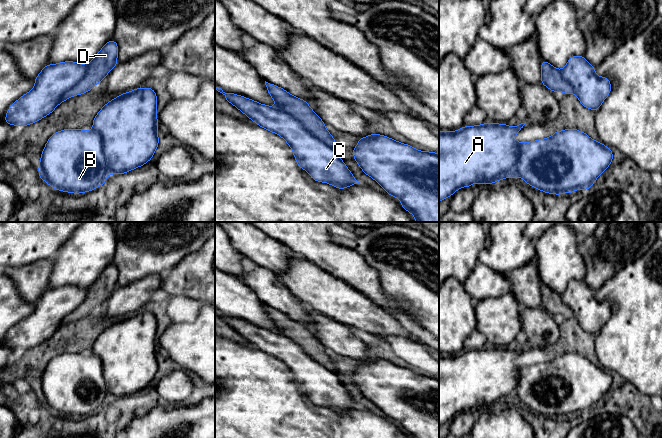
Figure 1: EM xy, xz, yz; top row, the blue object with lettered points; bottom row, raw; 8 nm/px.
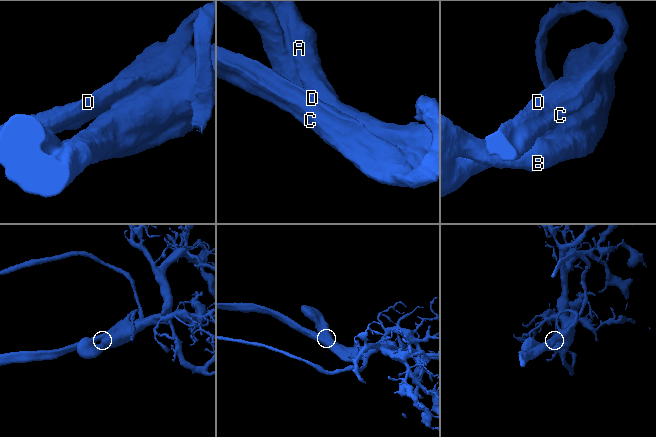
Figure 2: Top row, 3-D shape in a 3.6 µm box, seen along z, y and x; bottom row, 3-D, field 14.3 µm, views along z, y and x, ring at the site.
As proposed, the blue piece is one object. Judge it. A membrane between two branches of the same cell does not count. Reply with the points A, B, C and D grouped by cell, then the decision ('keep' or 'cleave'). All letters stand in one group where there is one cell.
groups A B C / D; cleave

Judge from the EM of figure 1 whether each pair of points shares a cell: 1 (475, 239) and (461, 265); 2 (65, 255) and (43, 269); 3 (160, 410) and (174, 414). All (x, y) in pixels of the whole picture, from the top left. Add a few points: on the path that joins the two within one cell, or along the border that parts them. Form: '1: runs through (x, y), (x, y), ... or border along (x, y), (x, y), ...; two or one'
1: runs through (469, 245), (461, 253), (461, 259); one
2: border along (52, 258), (49, 286); two
3: runs through (163, 413), (171, 414); one

